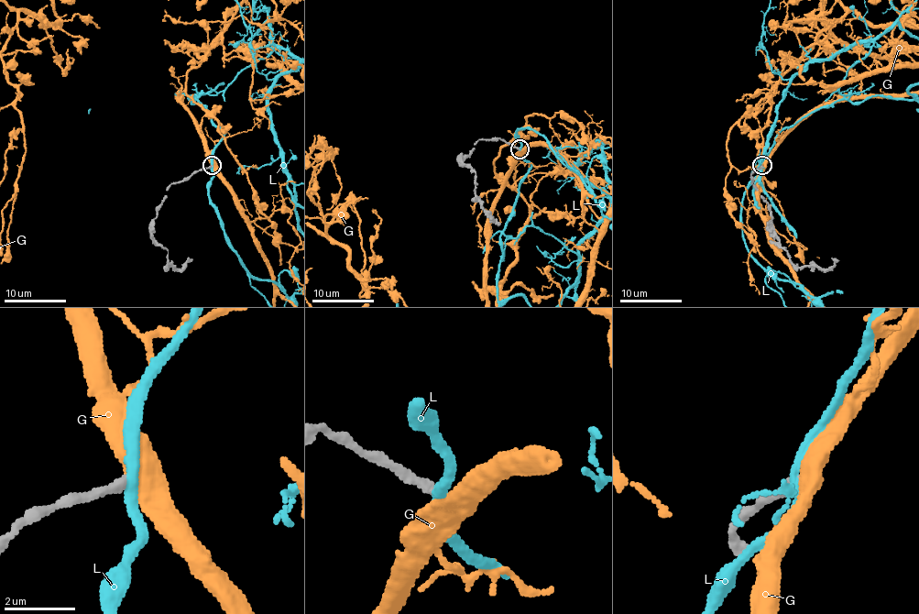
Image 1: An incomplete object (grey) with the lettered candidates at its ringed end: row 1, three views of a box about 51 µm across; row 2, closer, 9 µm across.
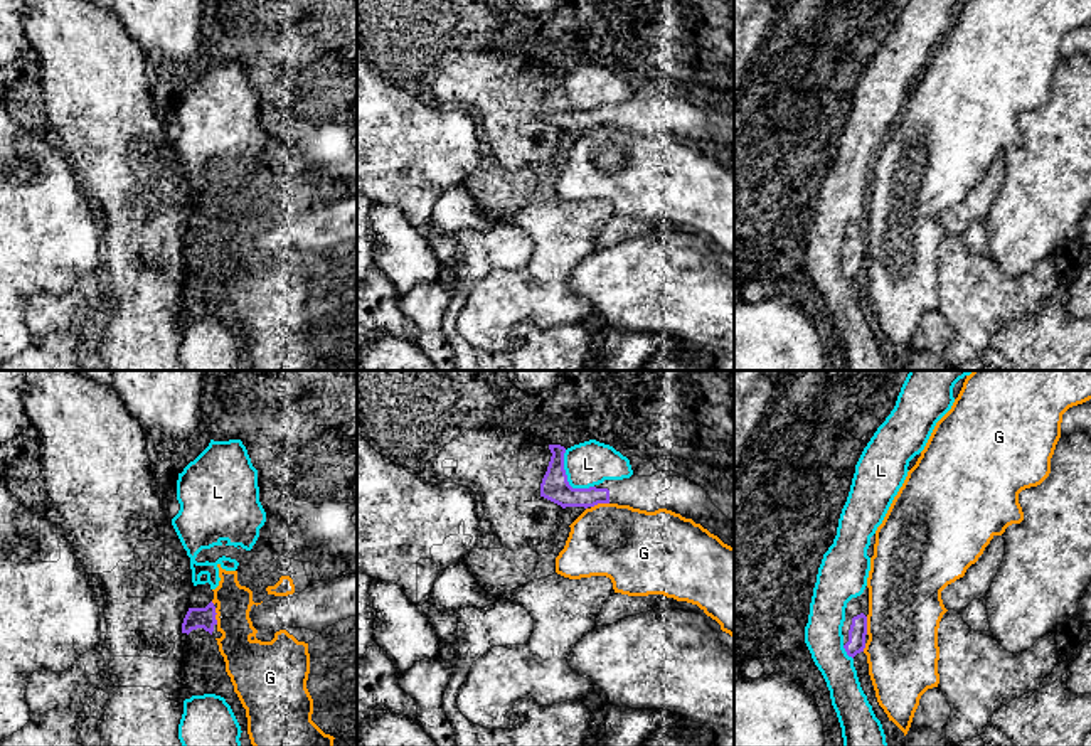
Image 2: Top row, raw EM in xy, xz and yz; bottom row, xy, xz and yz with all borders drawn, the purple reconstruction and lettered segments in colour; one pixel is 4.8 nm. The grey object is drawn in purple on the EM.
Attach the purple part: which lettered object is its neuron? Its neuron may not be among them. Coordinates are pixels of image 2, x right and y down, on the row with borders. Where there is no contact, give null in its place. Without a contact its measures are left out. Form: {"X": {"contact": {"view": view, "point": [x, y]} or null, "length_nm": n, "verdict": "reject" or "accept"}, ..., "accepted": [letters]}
{"G": {"contact": {"view": "xz", "point": [600, 502]}, "length_nm": 90, "verdict": "reject"}, "L": {"contact": {"view": "xz", "point": [566, 479]}, "length_nm": 240, "verdict": "reject"}, "accepted": []}

